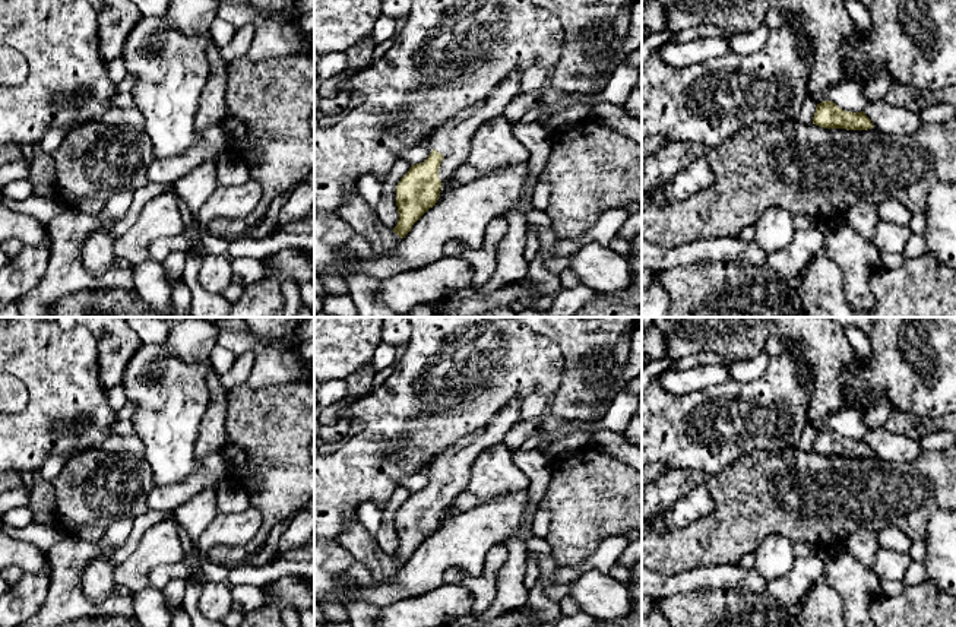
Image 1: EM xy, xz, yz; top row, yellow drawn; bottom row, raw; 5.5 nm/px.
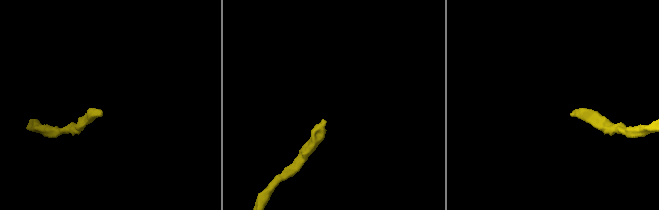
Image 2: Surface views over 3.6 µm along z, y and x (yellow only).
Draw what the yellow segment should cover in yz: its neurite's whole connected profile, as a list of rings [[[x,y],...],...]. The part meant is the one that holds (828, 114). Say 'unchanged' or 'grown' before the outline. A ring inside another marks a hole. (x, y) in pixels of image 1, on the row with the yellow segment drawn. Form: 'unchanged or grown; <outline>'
unchanged; [[[832,101],[817,104],[813,124],[824,129],[868,130],[871,120],[862,113],[843,111]]]

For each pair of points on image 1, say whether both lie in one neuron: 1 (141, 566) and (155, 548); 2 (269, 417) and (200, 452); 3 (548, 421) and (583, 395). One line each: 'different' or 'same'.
1: same
2: different
3: different

